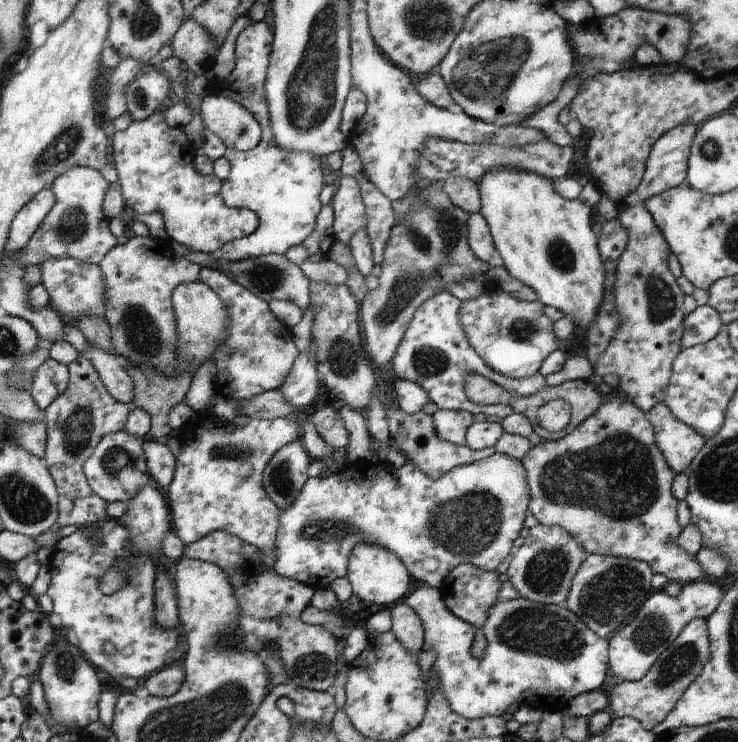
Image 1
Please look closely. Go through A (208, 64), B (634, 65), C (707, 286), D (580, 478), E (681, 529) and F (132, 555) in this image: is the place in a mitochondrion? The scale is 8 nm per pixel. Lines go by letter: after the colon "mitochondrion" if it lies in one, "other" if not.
A: other
B: other
C: other
D: mitochondrion
E: other
F: other

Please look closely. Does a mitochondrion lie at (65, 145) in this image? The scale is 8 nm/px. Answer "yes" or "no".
yes

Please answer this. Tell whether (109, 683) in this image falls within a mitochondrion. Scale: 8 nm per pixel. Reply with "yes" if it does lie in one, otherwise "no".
no

